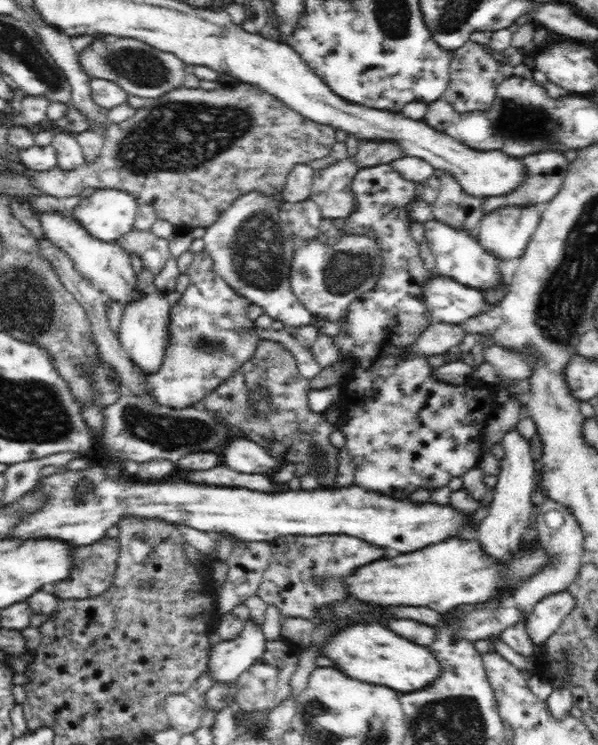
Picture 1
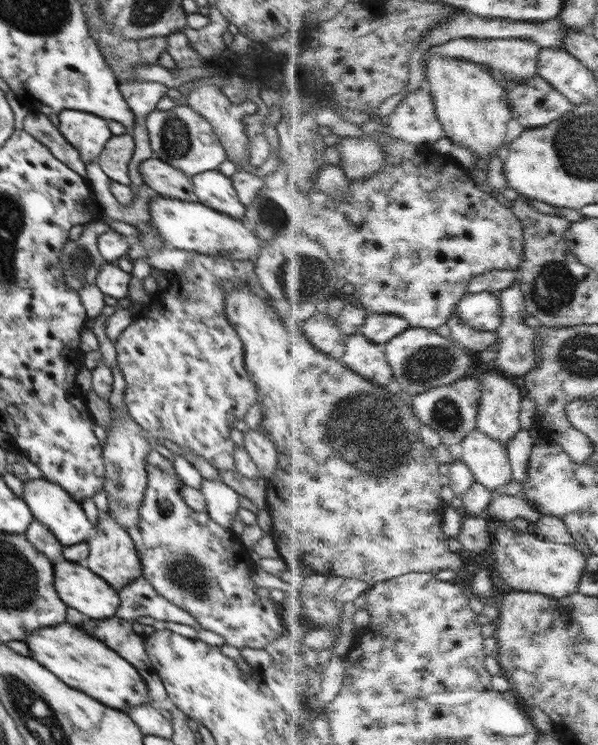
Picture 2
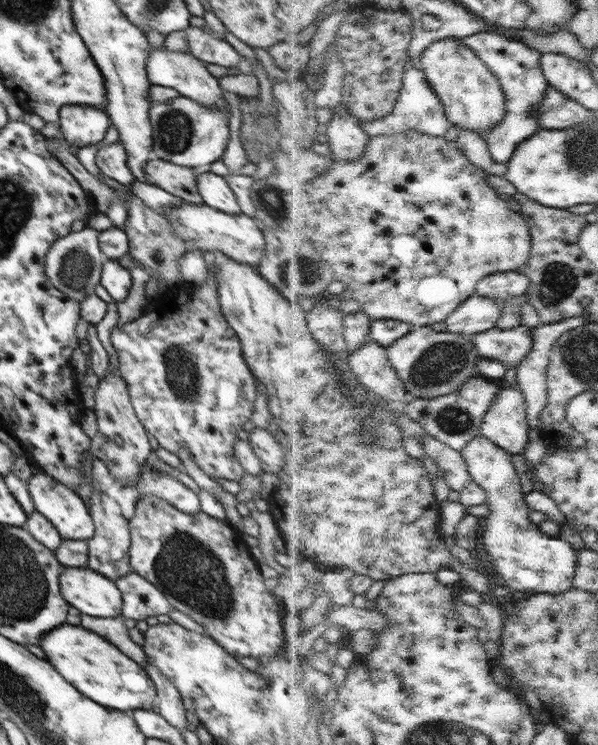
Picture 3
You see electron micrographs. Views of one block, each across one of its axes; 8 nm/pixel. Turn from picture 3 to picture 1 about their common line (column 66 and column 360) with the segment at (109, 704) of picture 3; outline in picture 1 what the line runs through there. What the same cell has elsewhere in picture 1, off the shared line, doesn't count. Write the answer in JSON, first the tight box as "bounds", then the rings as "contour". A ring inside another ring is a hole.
{"bounds":[320,624,442,692],"contour":[[[358,624],[350,626],[328,642],[322,644],[320,654],[330,658],[336,668],[340,668],[346,676],[364,680],[368,684],[384,684],[398,692],[414,692],[432,684],[440,678],[442,669],[434,654],[428,648],[402,640],[392,630],[382,628],[378,624]]]}

